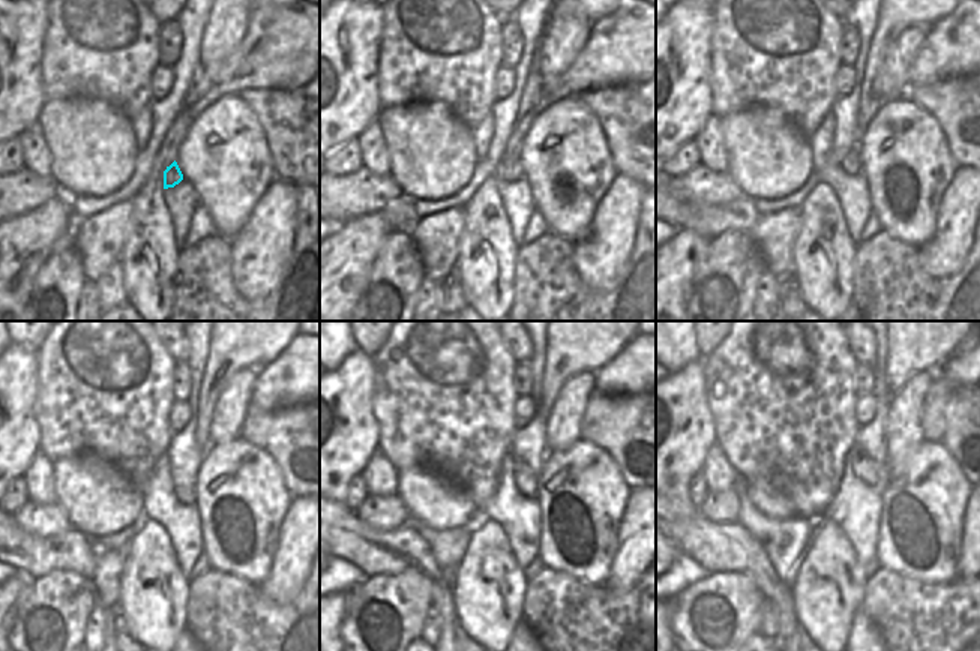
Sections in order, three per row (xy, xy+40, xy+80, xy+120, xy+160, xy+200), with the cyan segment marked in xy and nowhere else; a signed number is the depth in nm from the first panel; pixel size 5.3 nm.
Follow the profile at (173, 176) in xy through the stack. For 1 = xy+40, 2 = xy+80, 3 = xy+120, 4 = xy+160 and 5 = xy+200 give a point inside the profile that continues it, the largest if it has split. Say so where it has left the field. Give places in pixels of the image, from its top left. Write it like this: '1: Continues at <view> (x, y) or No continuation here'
1: Continues at xy+40 (511, 170)
2: Continues at xy+80 (851, 164)
3: Continues at xy+120 (186, 494)
4: Continues at xy+160 (527, 488)
5: Continues at xy+200 (869, 471).

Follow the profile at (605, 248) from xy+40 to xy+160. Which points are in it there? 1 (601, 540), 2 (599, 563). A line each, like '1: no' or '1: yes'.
1: no
2: no

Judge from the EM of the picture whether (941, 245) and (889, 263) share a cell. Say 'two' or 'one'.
two

